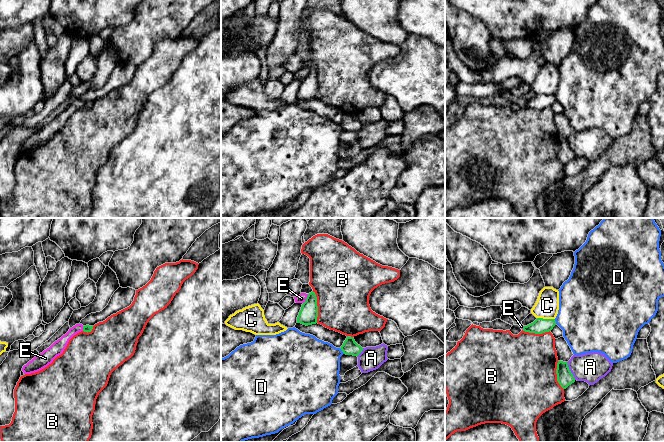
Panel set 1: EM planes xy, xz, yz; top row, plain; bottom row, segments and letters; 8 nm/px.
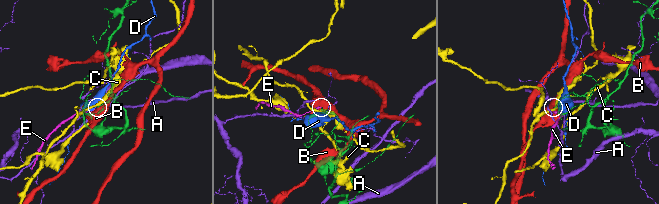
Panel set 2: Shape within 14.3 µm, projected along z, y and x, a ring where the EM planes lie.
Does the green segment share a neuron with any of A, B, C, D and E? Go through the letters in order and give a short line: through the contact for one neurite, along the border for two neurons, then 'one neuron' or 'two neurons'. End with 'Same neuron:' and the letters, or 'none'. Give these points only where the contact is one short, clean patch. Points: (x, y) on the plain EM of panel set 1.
A: two neurons
B: two neurons
C: two neurons
D: two neurons
E: line xz (308, 70), (303, 79); two neurons
Same neuron: none

